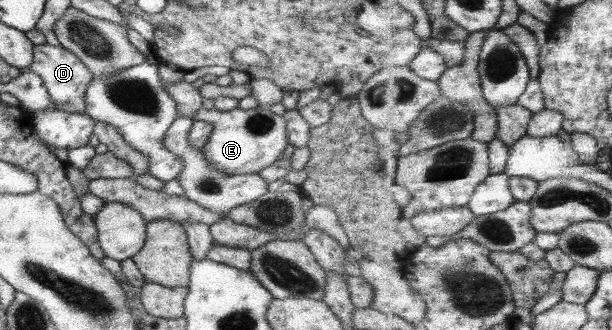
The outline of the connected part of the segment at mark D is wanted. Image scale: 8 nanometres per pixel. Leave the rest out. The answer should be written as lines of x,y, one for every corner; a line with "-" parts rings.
35,44
33,48
33,60
28,70
41,78
55,109
75,113
86,112
85,92
90,88
94,75
73,52
62,45

